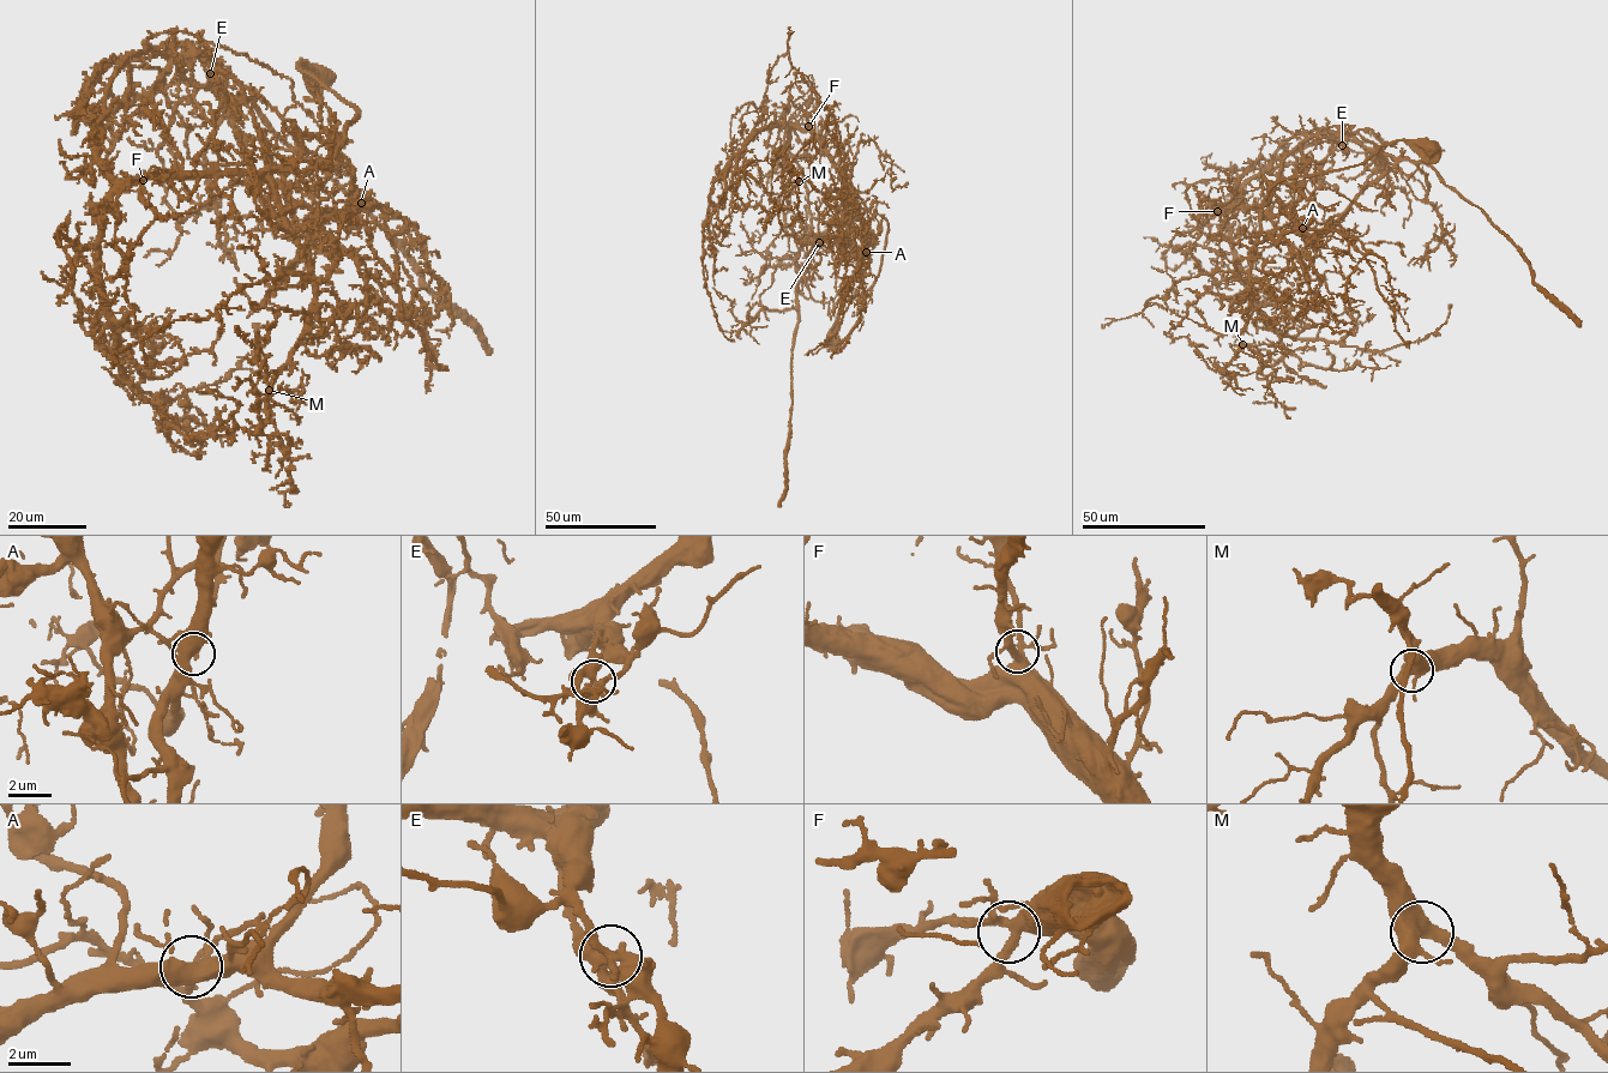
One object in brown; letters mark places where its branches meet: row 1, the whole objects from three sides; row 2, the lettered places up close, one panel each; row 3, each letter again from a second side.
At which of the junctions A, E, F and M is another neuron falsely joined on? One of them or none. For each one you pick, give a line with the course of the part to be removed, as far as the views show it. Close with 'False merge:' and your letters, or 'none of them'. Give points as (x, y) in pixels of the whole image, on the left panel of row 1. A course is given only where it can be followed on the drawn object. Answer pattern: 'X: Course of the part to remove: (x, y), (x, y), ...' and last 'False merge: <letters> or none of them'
E: Course of the part to remove: (210, 72), (176, 55), (184, 79), (250, 98), (368, 211), (491, 355)
False merge: E

